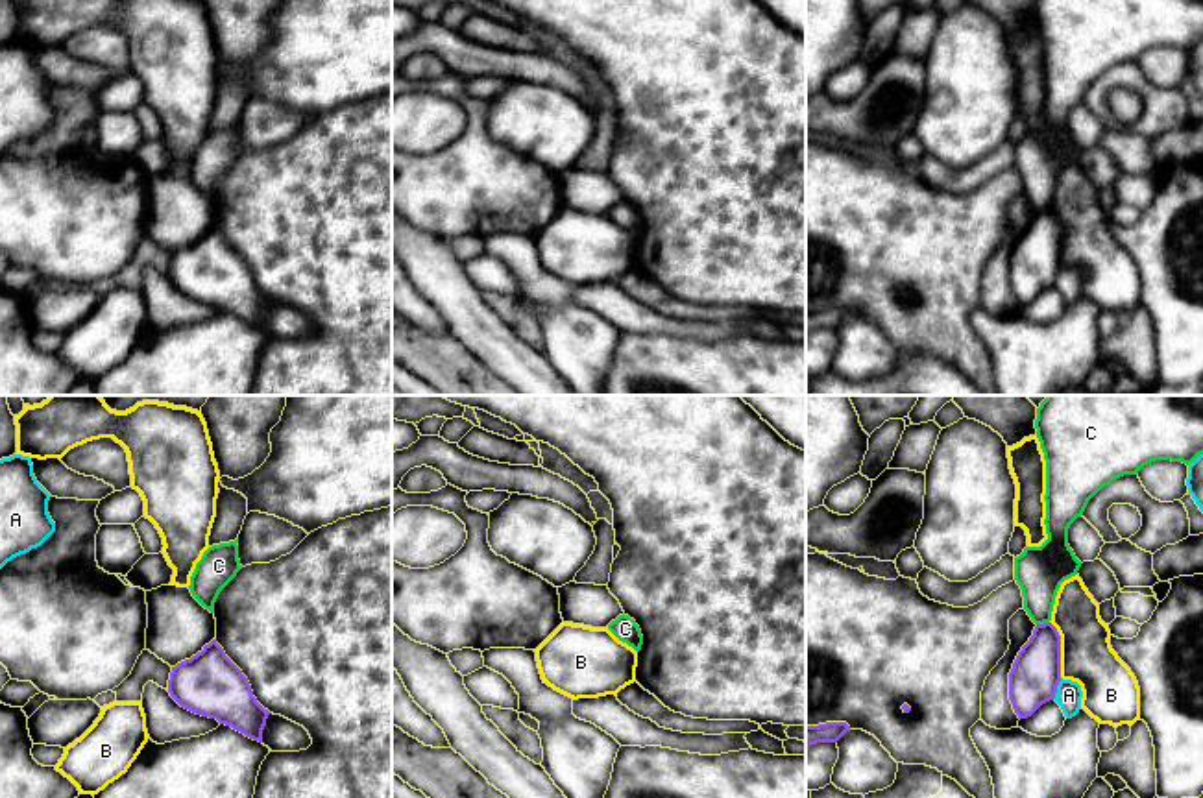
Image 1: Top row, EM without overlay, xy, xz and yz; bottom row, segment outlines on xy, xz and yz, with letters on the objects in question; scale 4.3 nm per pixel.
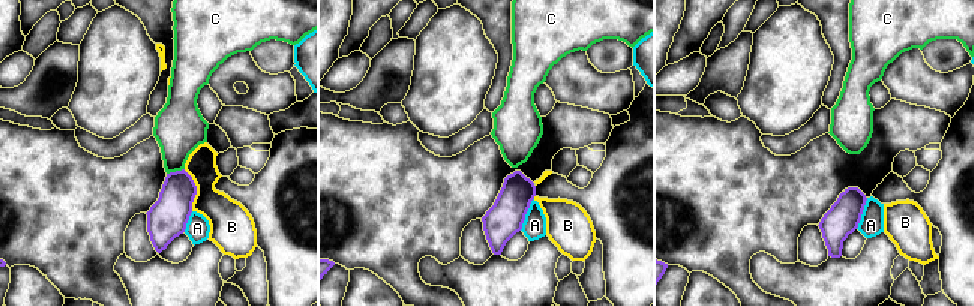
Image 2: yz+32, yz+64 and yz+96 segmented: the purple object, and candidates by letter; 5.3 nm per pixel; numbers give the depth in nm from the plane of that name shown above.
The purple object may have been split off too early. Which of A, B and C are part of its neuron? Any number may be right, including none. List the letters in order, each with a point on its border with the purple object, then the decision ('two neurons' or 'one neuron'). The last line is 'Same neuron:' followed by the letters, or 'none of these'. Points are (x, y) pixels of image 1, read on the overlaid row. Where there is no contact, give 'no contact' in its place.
A: yz (1056, 689) | two neurons
B: yz (1059, 651) | two neurons
C: yz (1045, 623) | two neurons
Same neuron: none of these

